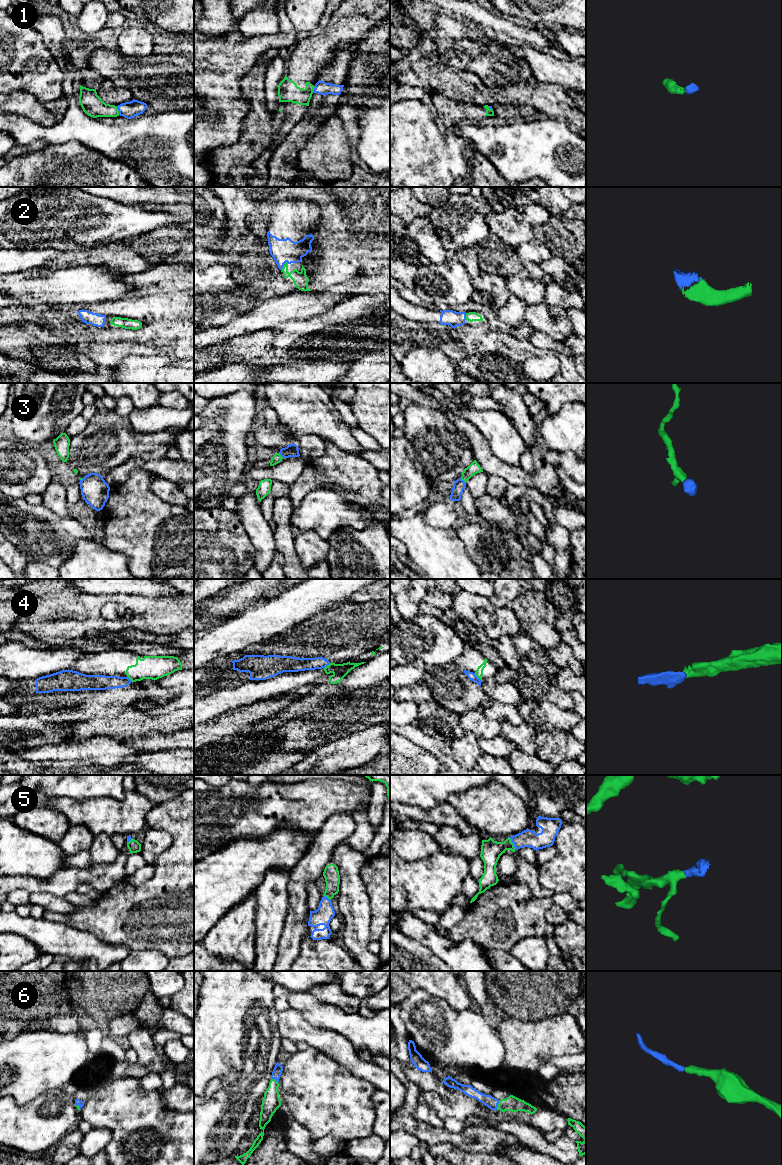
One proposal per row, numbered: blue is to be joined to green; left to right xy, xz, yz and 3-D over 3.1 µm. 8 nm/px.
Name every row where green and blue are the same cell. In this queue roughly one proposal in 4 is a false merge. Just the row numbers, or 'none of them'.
2, 3, 5, 6

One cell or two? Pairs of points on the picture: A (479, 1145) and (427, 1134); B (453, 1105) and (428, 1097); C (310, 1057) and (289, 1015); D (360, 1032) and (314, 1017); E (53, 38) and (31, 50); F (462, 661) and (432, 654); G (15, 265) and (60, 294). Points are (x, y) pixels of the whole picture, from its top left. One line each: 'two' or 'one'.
A: one
B: one
C: two
D: one
E: two
F: two
G: two

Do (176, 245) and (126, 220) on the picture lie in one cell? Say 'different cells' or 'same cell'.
different cells

